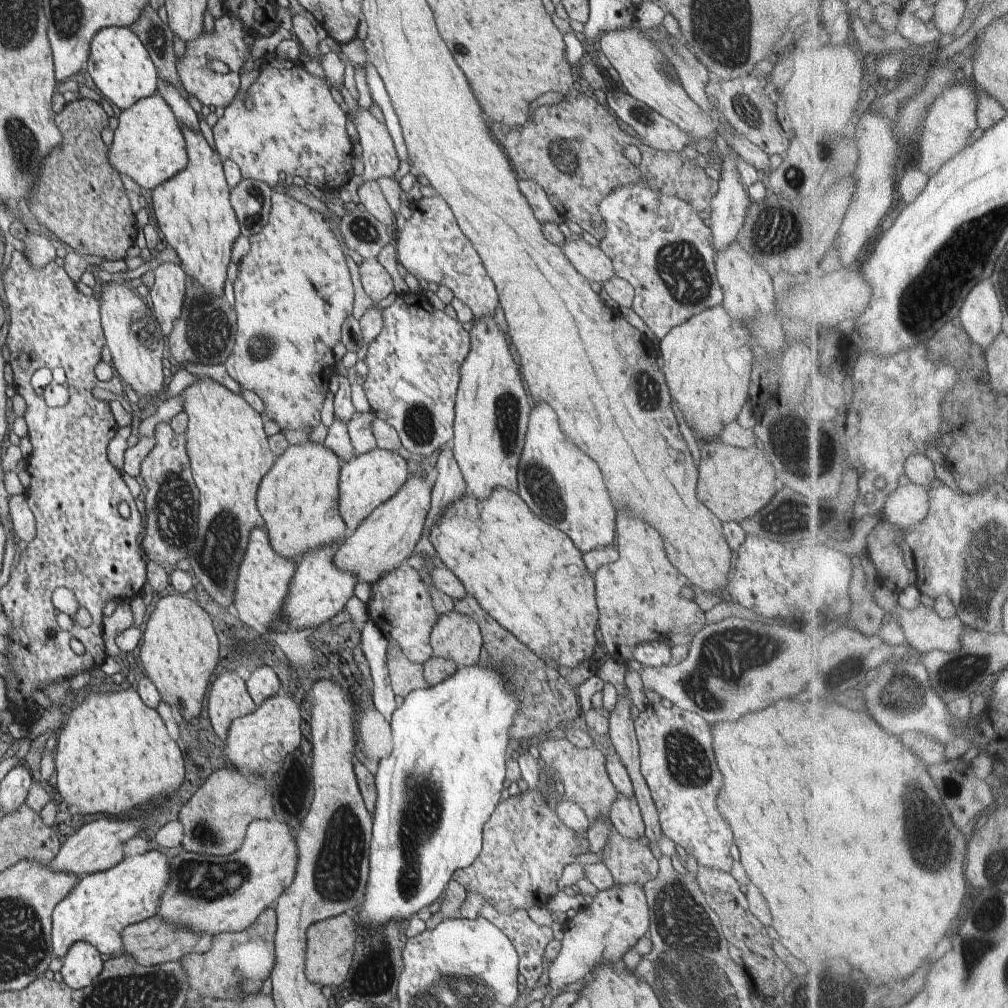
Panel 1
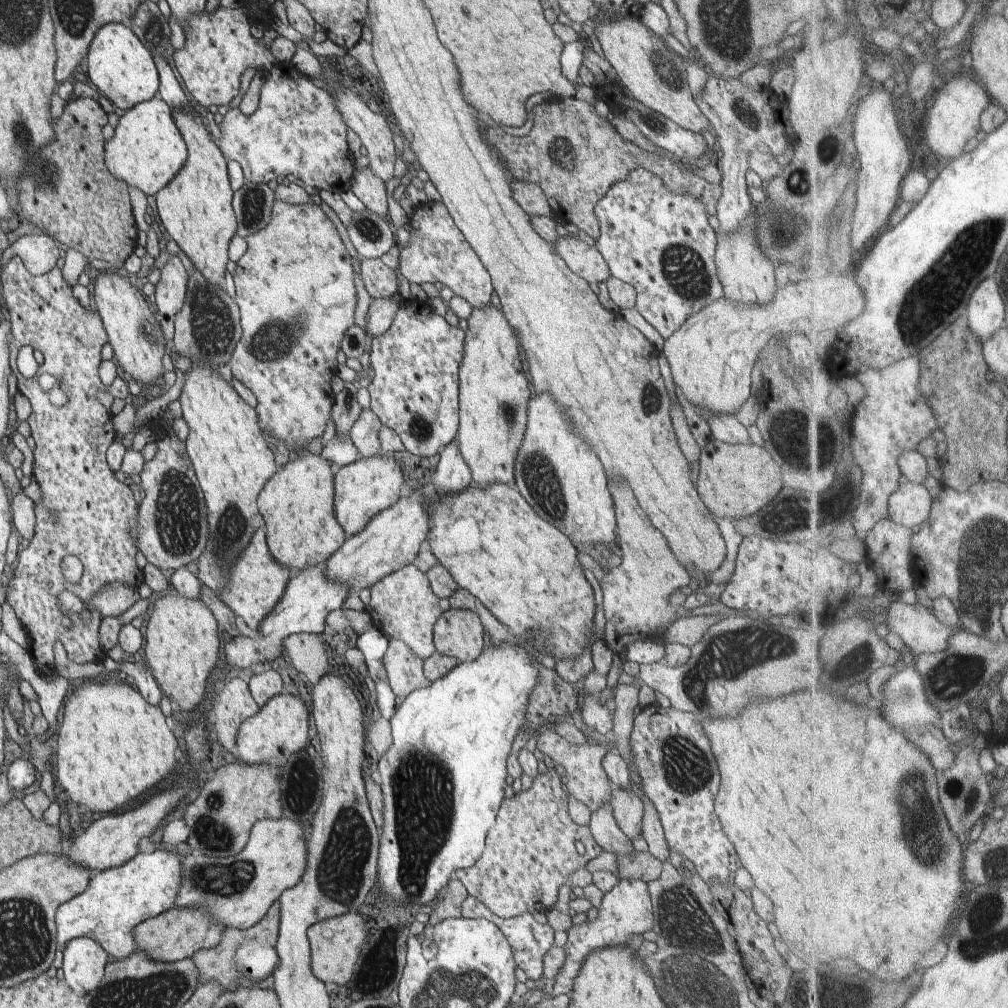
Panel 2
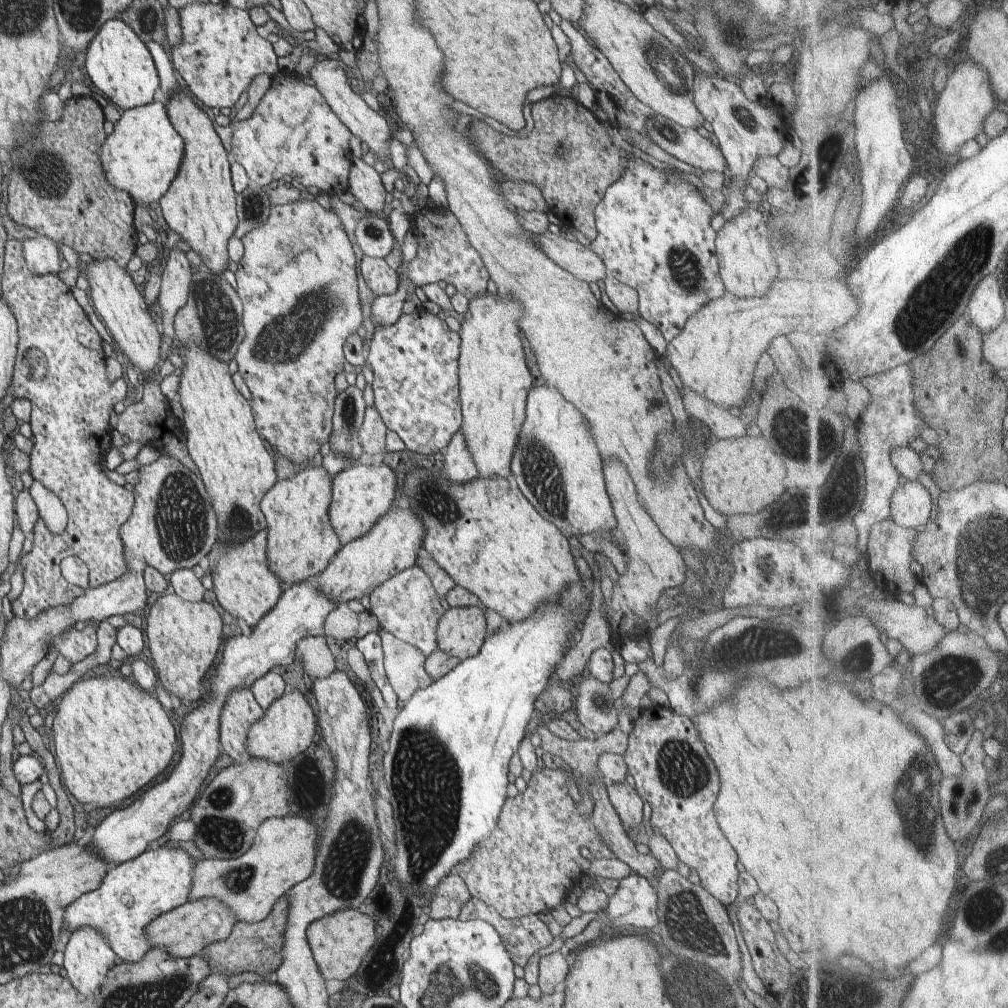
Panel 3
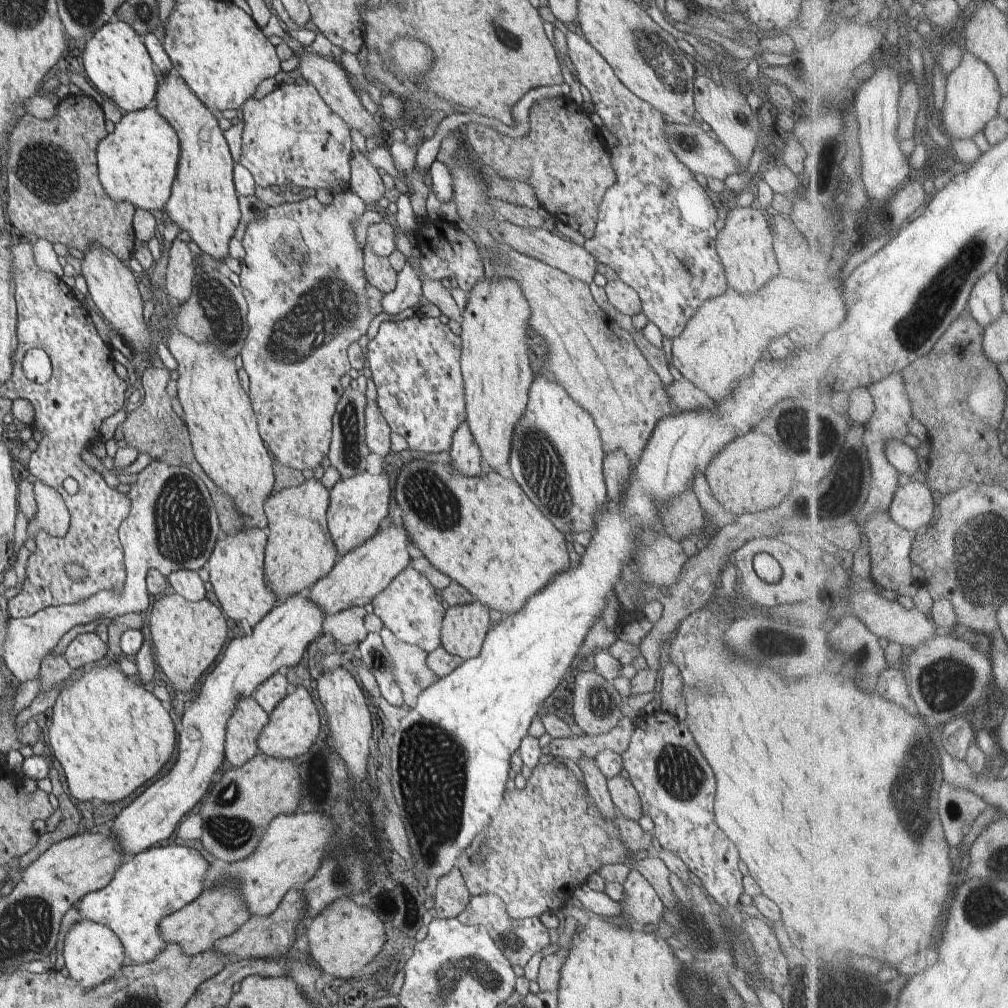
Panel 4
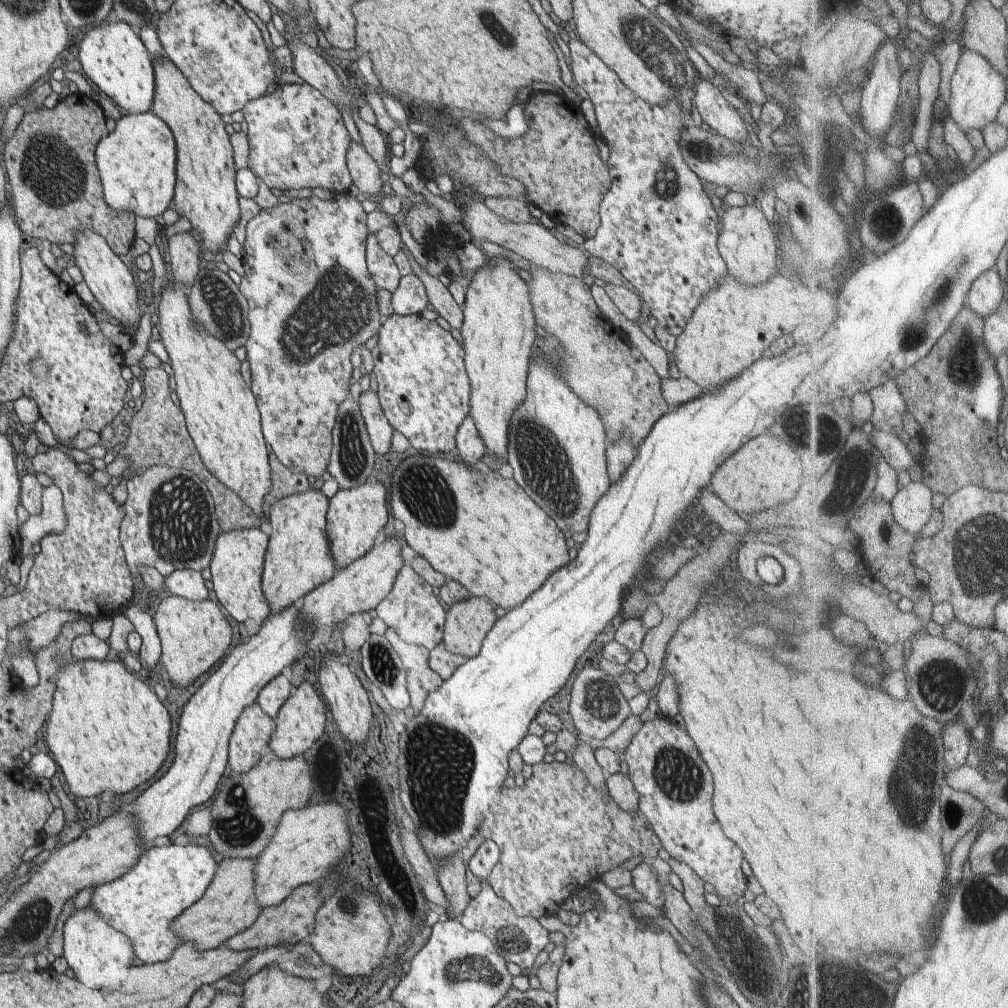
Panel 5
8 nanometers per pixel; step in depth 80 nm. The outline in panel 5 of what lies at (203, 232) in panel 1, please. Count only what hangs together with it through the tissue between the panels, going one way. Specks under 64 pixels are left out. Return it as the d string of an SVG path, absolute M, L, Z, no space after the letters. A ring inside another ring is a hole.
M167 57L153 60L155 94L151 112L172 130L177 149L176 183L171 208L186 217L201 236L206 257L217 258L240 218L233 148L225 123L193 89Z

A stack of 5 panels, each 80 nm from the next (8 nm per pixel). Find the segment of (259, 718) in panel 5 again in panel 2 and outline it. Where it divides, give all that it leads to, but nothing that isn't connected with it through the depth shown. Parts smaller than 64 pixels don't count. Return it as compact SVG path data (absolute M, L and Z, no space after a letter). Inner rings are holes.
M226 679L218 685L211 710L211 721L220 744L226 750L234 753L240 724L246 718L258 714L258 710L260 708L254 702L248 684L244 680Z

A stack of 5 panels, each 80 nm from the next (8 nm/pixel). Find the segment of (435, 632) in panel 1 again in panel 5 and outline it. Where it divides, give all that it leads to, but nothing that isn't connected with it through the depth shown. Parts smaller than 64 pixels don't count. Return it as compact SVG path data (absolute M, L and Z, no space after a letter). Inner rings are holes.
M473 595L452 605L446 614L443 633L446 650L468 659L480 654L486 634L497 622L496 610L488 598Z

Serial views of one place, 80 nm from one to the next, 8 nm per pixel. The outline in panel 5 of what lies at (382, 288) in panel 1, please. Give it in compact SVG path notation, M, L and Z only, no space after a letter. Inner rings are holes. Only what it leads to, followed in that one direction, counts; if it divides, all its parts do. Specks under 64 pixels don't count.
M369 234L366 240L366 263L370 278L374 280L377 288L395 292L402 275L392 257L388 256L374 234Z

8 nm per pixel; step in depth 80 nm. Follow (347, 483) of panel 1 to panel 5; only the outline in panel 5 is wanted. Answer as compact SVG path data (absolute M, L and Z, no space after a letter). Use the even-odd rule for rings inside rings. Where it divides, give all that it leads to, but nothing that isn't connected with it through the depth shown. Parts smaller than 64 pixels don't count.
M374 478L375 482L364 482L358 488L338 492L329 499L327 511L327 534L330 551L334 556L337 570L342 570L350 562L362 558L372 546L382 537L388 522L388 504L386 504L386 489Z

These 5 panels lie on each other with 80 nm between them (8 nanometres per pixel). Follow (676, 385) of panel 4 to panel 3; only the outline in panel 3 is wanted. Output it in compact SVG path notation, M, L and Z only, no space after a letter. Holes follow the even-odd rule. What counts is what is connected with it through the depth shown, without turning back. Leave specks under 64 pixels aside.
M683 388L682 403L689 417L697 418L705 424L714 439L730 440L742 438L747 434L746 425L735 411L721 409L692 389Z

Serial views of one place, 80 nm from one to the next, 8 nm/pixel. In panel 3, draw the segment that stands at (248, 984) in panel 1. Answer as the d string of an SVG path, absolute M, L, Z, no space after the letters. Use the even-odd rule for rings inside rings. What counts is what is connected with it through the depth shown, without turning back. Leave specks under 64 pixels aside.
M285 895L274 904L266 919L254 924L248 924L248 922L234 924L228 938L214 942L202 950L202 958L206 958L206 962L210 964L212 973L224 974L229 977L242 972L254 972L265 976L276 971L281 965L286 918L288 918L288 898Z

